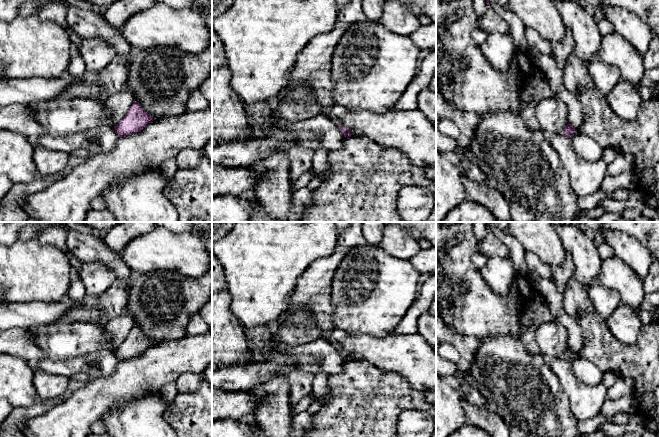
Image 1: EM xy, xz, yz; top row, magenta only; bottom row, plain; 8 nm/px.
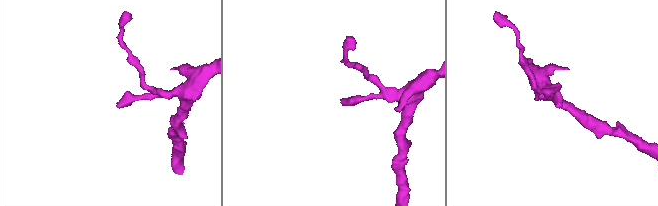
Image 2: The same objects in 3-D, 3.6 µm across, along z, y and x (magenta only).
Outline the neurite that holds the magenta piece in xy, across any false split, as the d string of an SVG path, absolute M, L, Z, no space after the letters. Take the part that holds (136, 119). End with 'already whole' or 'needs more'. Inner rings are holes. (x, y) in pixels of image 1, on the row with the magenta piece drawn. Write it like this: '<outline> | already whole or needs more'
M134 102L114 129L118 137L123 137L143 130L151 121L153 117L138 102Z | already whole

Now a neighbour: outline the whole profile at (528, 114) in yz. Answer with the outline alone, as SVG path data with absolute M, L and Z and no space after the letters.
M528 105L521 114L527 128L535 130L539 129L537 118L535 116L535 106Z

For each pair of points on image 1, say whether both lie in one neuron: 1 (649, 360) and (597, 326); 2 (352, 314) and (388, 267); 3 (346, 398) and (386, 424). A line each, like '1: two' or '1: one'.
1: one
2: one
3: one

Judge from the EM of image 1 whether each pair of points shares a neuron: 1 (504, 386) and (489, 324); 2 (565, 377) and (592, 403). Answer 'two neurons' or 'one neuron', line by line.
1: two neurons
2: one neuron

